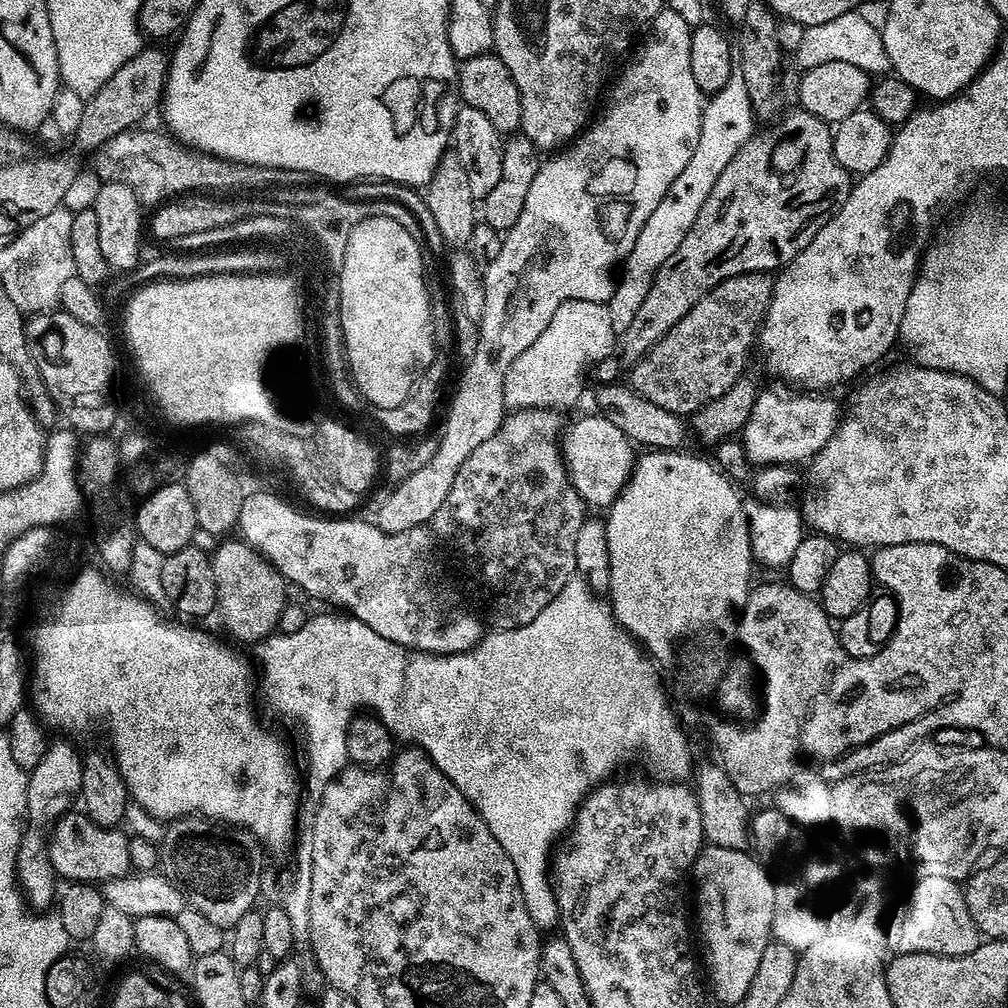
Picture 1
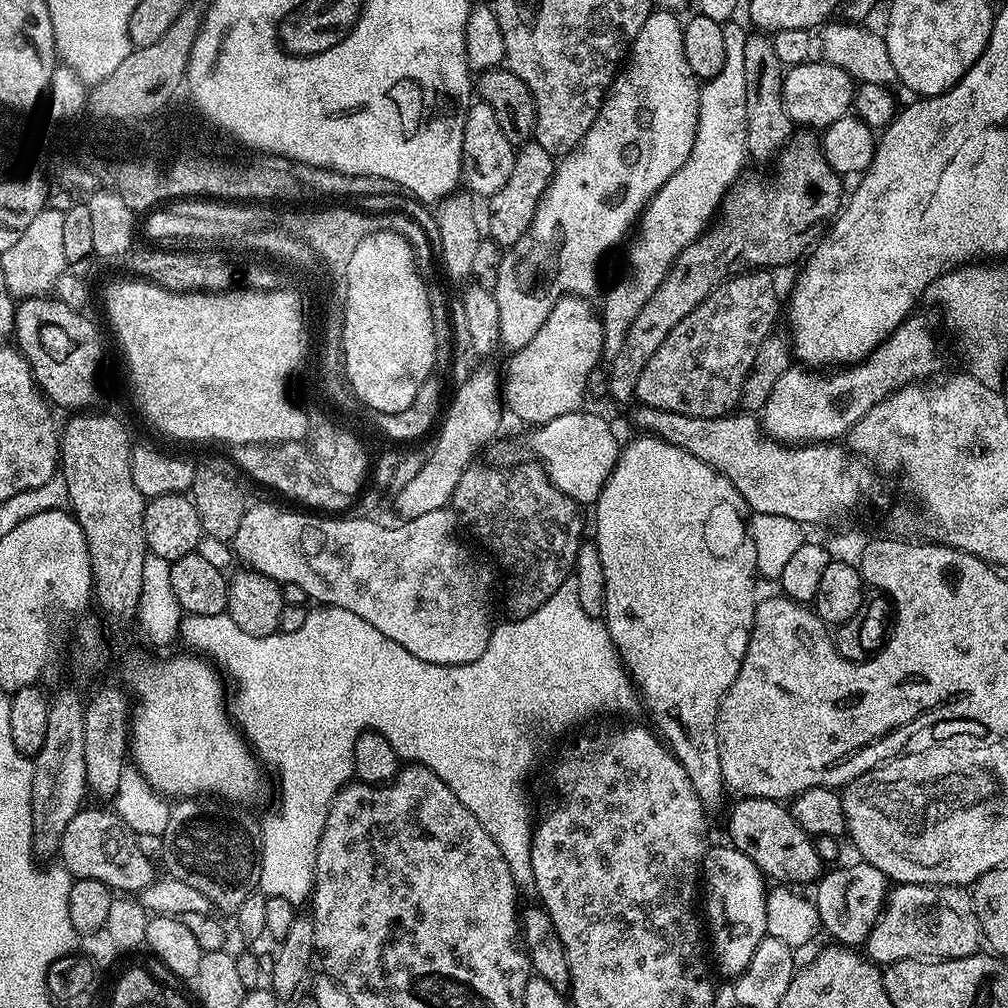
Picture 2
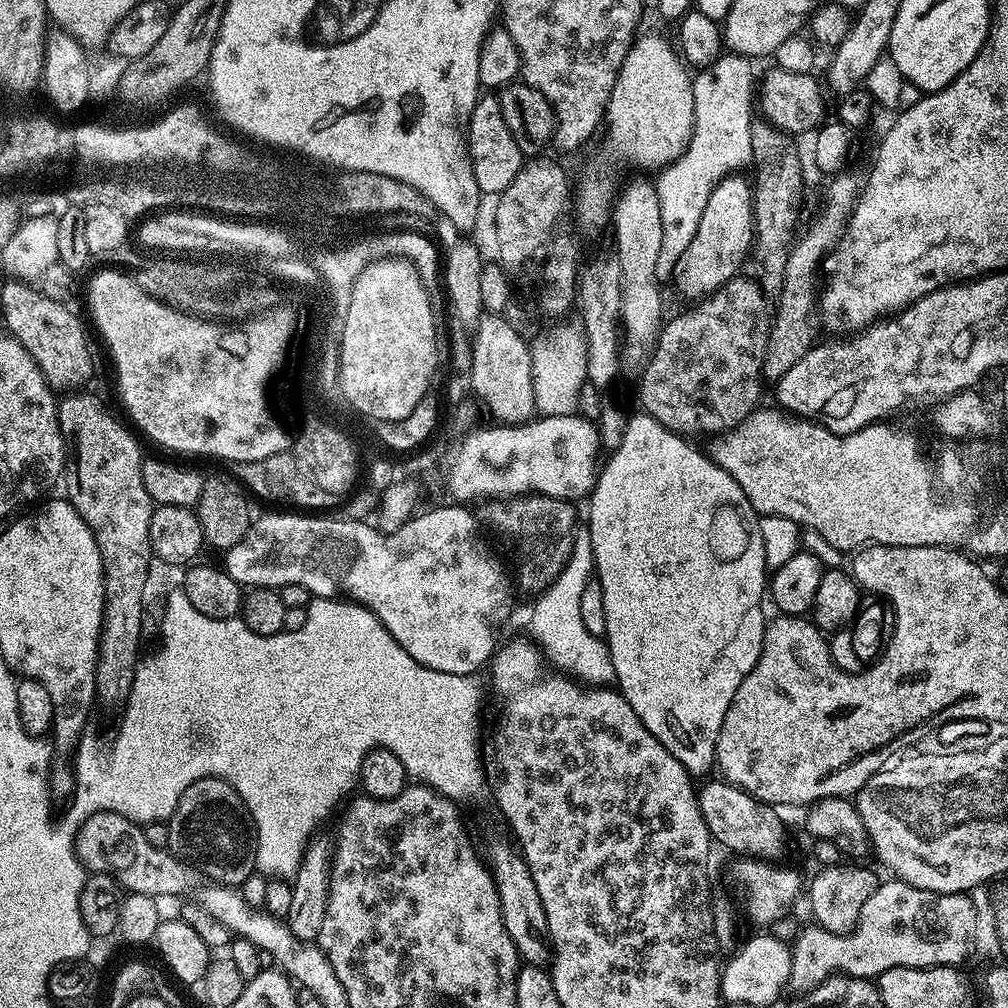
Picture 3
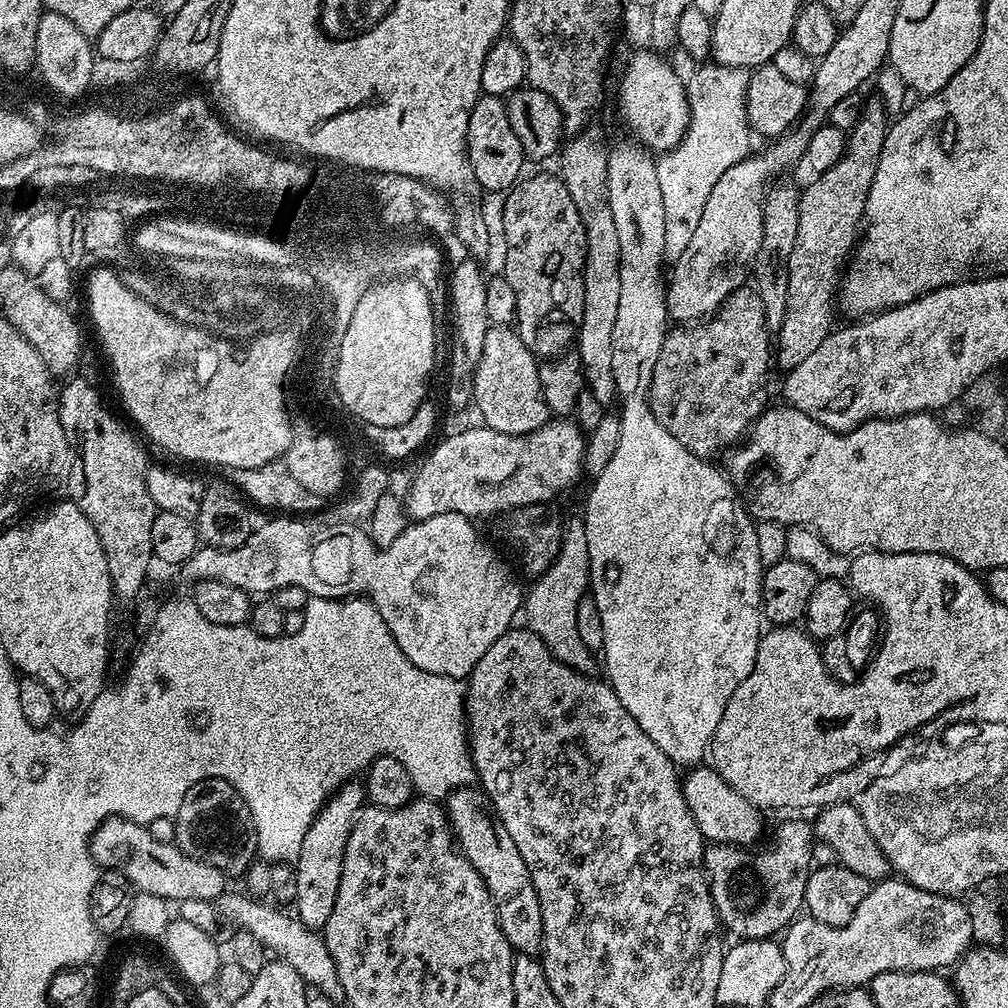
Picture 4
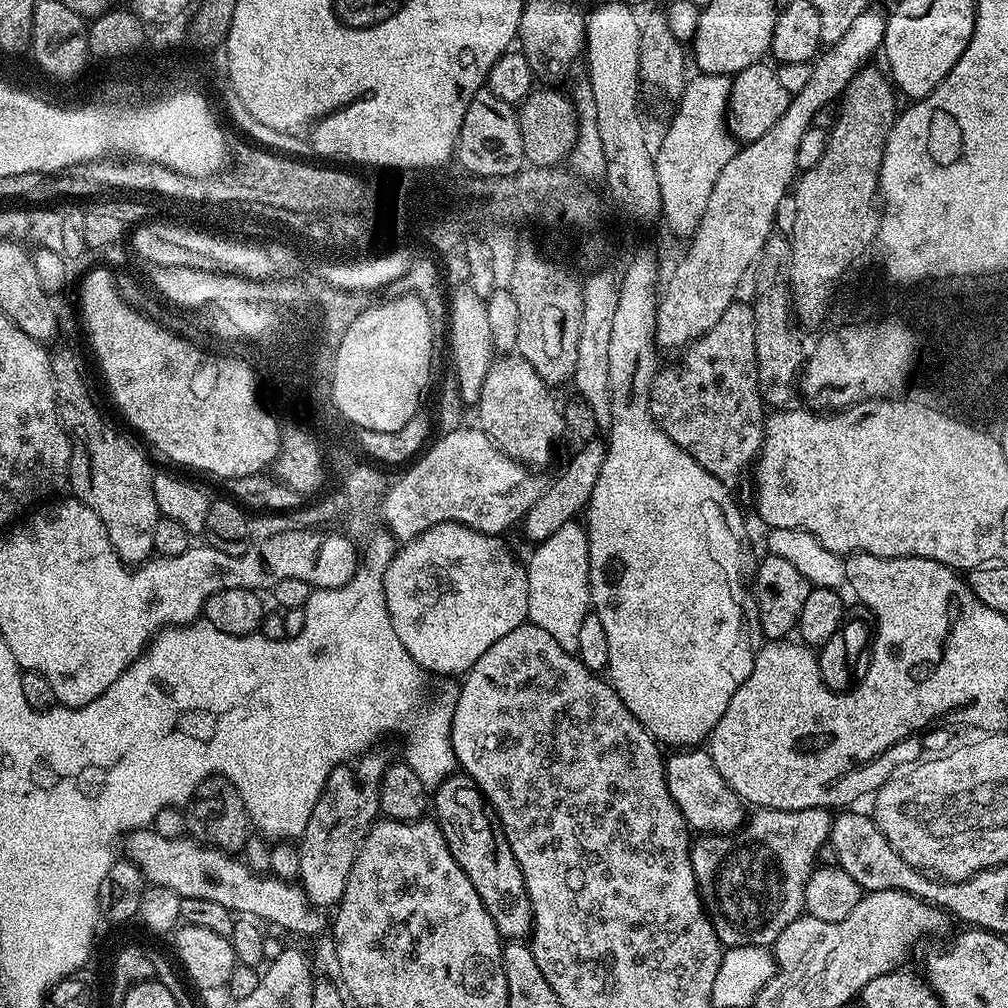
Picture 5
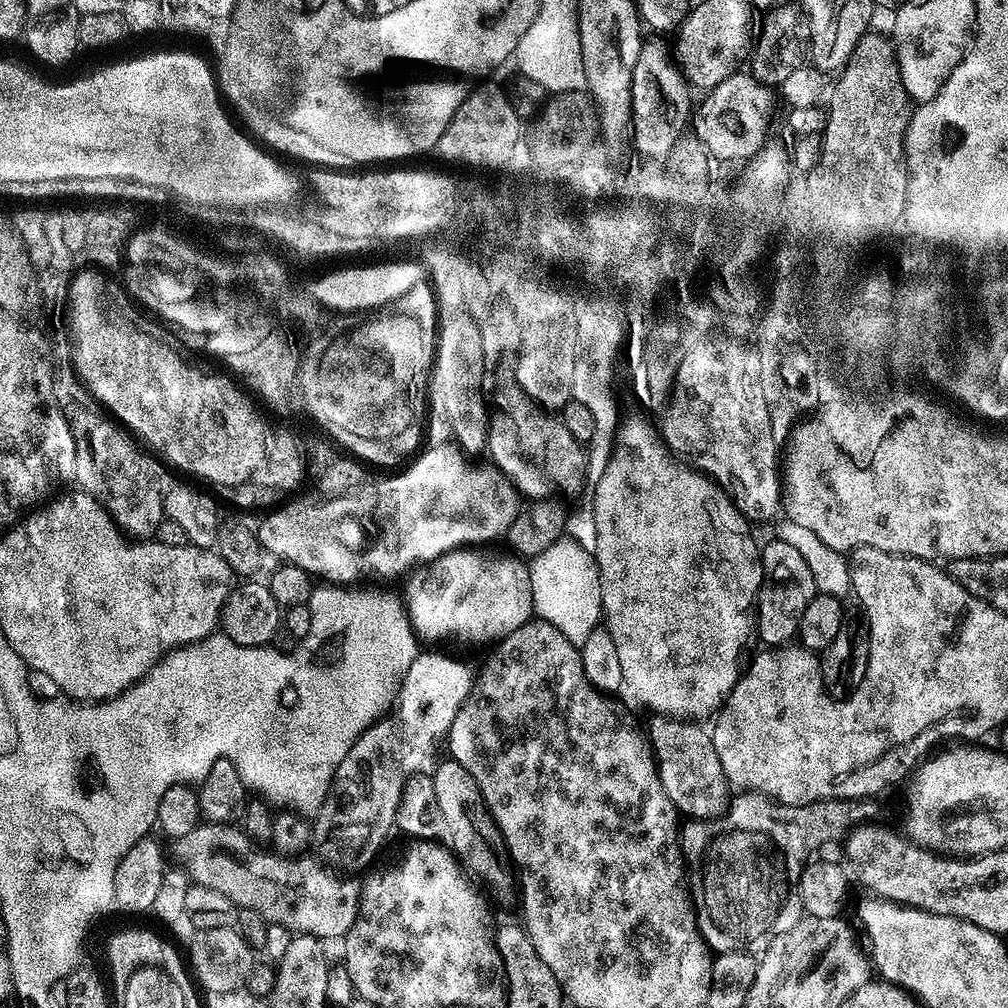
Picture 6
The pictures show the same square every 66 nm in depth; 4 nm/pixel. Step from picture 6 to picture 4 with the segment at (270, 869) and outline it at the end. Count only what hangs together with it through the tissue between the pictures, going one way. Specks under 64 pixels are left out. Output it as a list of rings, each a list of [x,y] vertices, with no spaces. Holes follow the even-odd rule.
[[[110,816],[101,822],[92,832],[92,838],[88,841],[88,848],[92,852],[92,860],[104,870],[121,872],[136,892],[149,892],[169,902],[179,902],[190,898],[202,898],[213,902],[219,901],[226,891],[226,877],[214,866],[206,862],[196,860],[186,855],[175,843],[163,844],[158,838],[150,838],[147,827],[143,824],[135,824],[121,816]]]

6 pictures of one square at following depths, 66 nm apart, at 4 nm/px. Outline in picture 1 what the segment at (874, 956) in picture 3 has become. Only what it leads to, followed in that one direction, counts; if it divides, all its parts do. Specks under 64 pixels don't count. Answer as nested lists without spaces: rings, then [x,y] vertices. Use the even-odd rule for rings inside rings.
[[[930,876],[919,877],[915,881],[912,893],[908,896],[908,905],[900,912],[896,921],[891,921],[890,931],[886,936],[896,954],[938,954],[939,956],[965,956],[974,951],[982,942],[982,933],[975,926],[952,928],[952,888],[946,880],[933,880]]]

